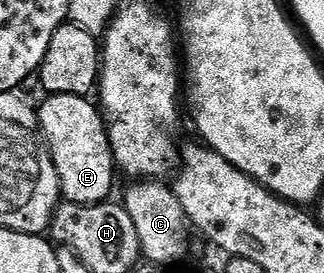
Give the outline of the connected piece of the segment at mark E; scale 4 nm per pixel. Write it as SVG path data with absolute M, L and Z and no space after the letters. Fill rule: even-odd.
M48 94L45 99L45 102L38 106L40 132L46 139L48 151L54 160L54 168L58 172L63 201L87 206L109 201L113 197L112 185L116 182L118 167L110 148L108 123L104 121L99 105L91 97L82 94Z

